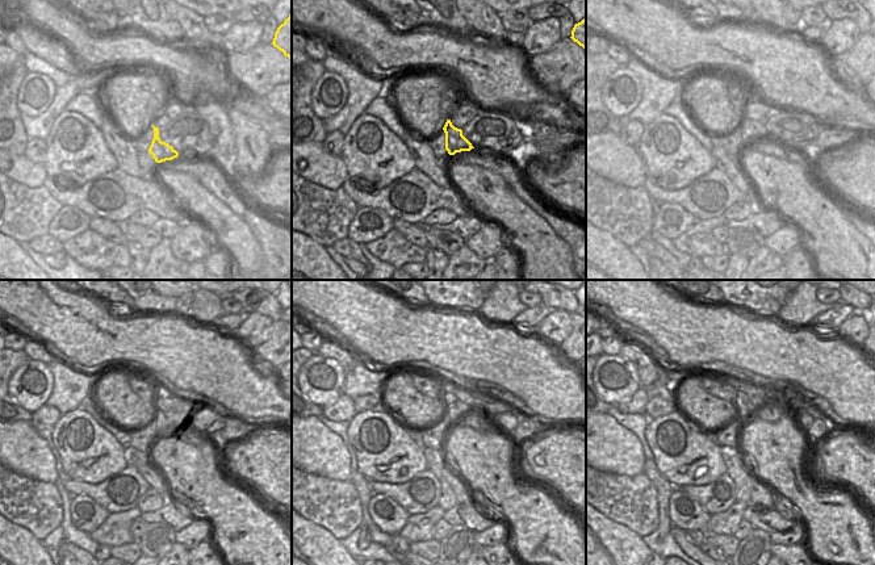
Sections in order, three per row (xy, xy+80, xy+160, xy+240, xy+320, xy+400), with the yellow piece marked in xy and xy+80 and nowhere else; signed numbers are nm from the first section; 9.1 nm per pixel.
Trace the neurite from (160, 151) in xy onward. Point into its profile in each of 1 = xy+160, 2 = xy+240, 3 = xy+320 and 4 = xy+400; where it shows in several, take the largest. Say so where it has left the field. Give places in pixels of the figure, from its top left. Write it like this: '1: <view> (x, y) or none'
1: xy+160 (750, 130)
2: xy+240 (164, 421)
3: xy+320 (456, 410)
4: xy+400 (752, 405)

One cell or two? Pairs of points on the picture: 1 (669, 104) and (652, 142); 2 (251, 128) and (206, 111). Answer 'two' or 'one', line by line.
1: two
2: two

